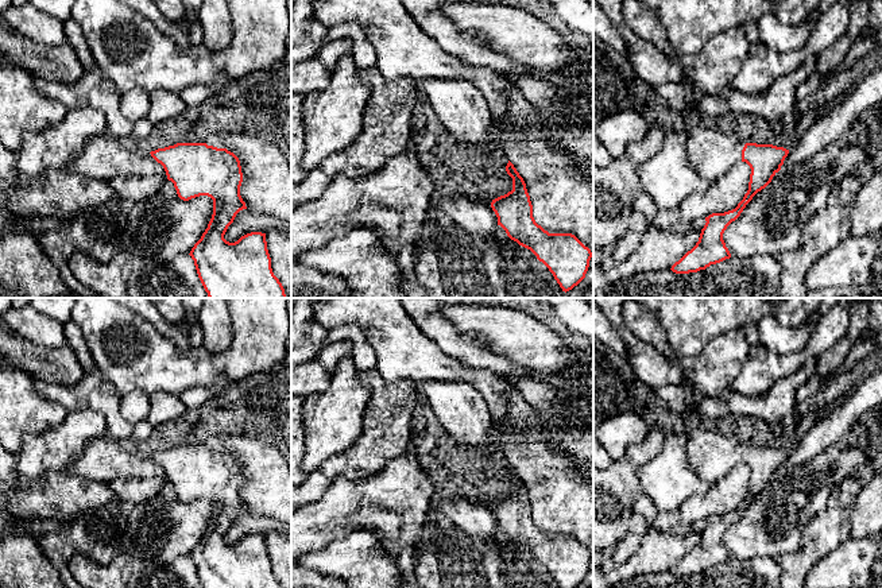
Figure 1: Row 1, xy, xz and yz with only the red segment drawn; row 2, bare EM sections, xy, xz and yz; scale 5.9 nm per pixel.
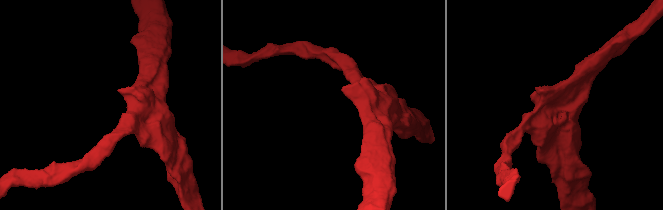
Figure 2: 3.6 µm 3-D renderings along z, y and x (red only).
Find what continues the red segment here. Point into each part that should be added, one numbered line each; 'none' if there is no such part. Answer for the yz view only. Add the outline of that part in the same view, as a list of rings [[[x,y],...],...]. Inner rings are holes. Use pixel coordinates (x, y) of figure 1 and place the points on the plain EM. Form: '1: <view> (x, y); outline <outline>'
1: yz (712, 455); outline [[[704,421],[684,425],[681,433],[686,438],[688,459],[707,484],[716,483],[735,465],[742,464],[744,445],[736,438],[708,429]]]

